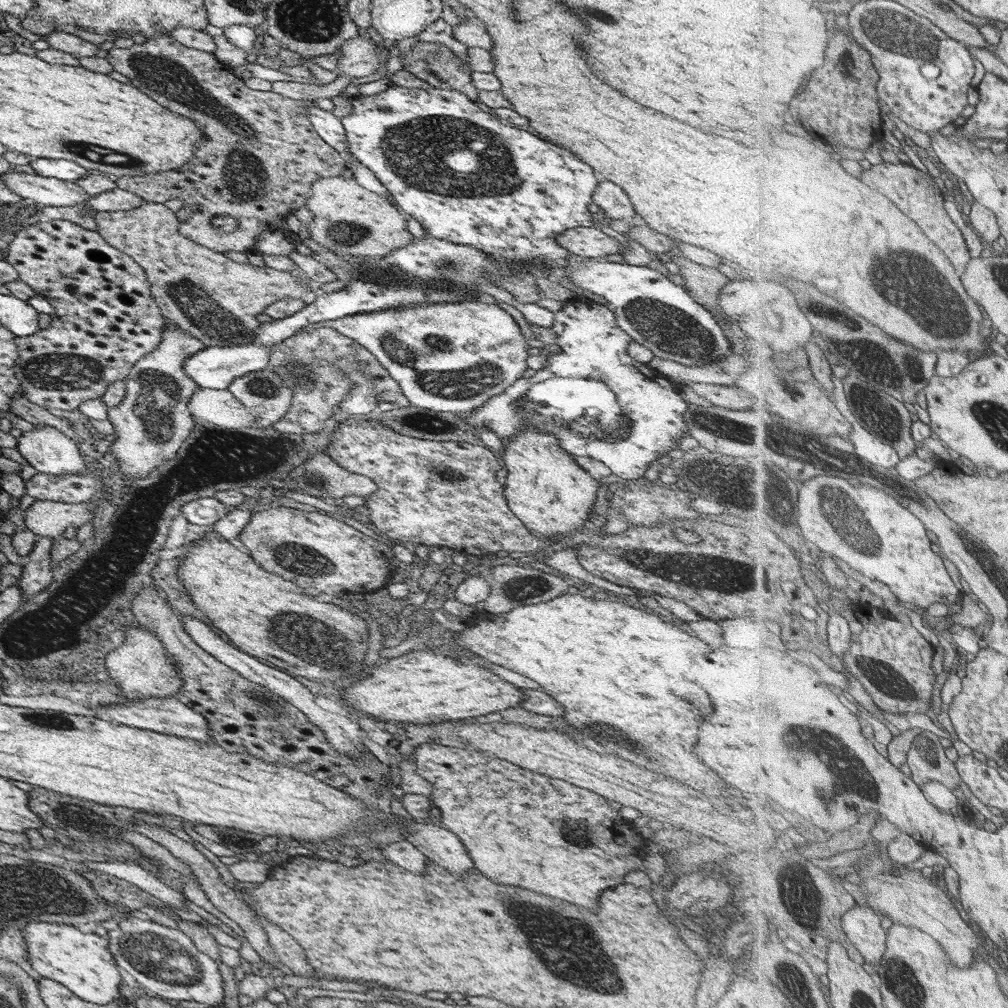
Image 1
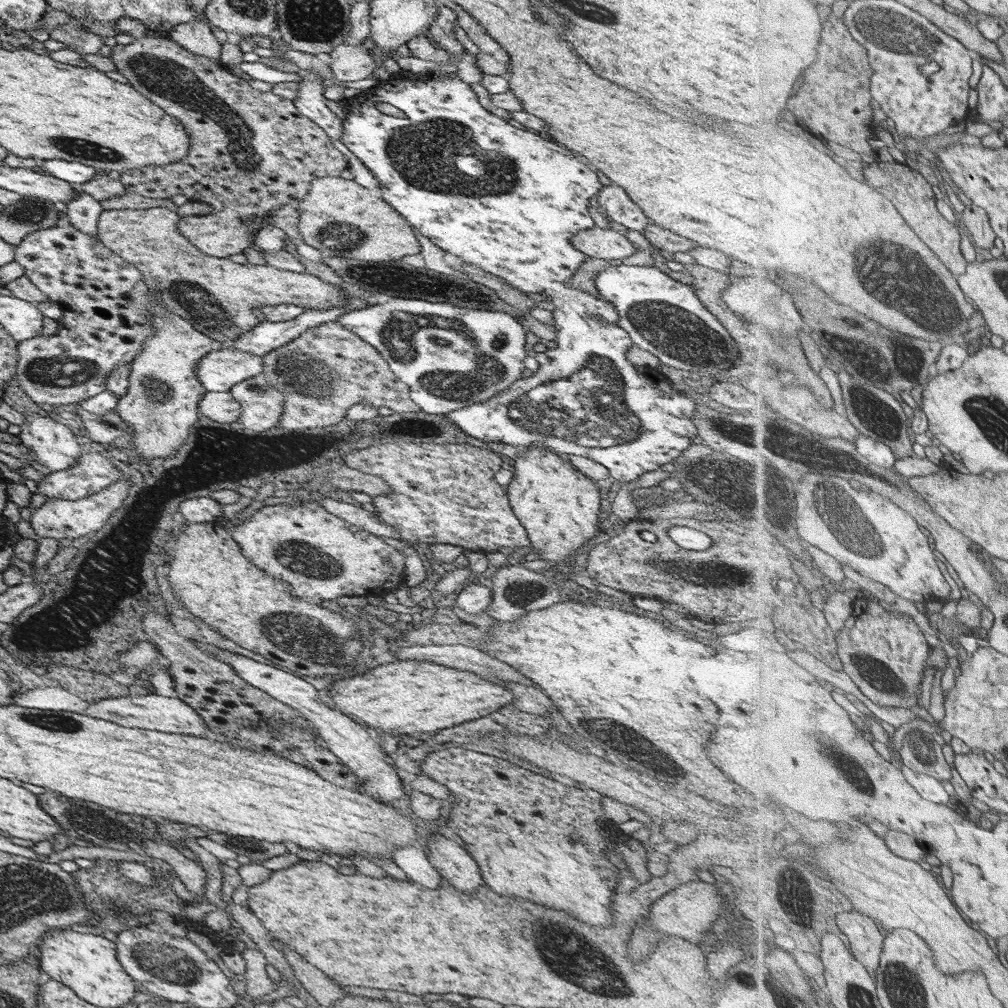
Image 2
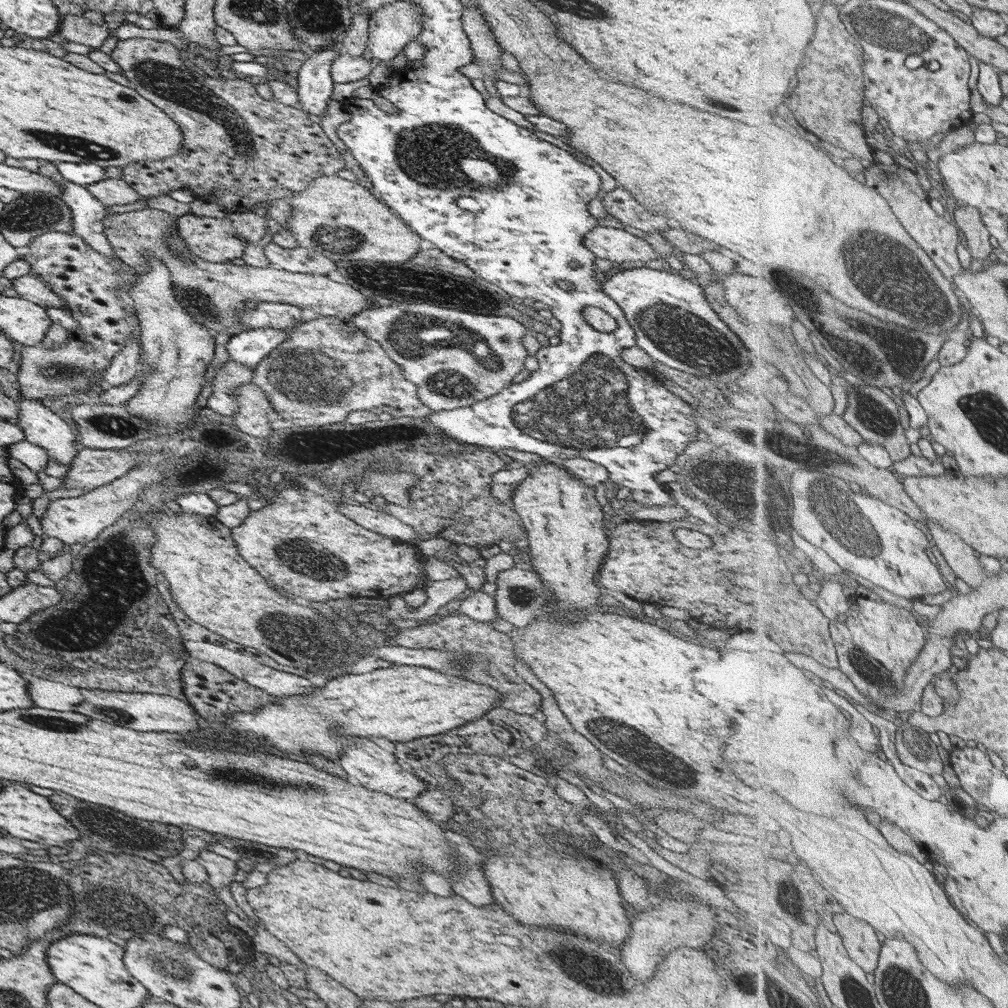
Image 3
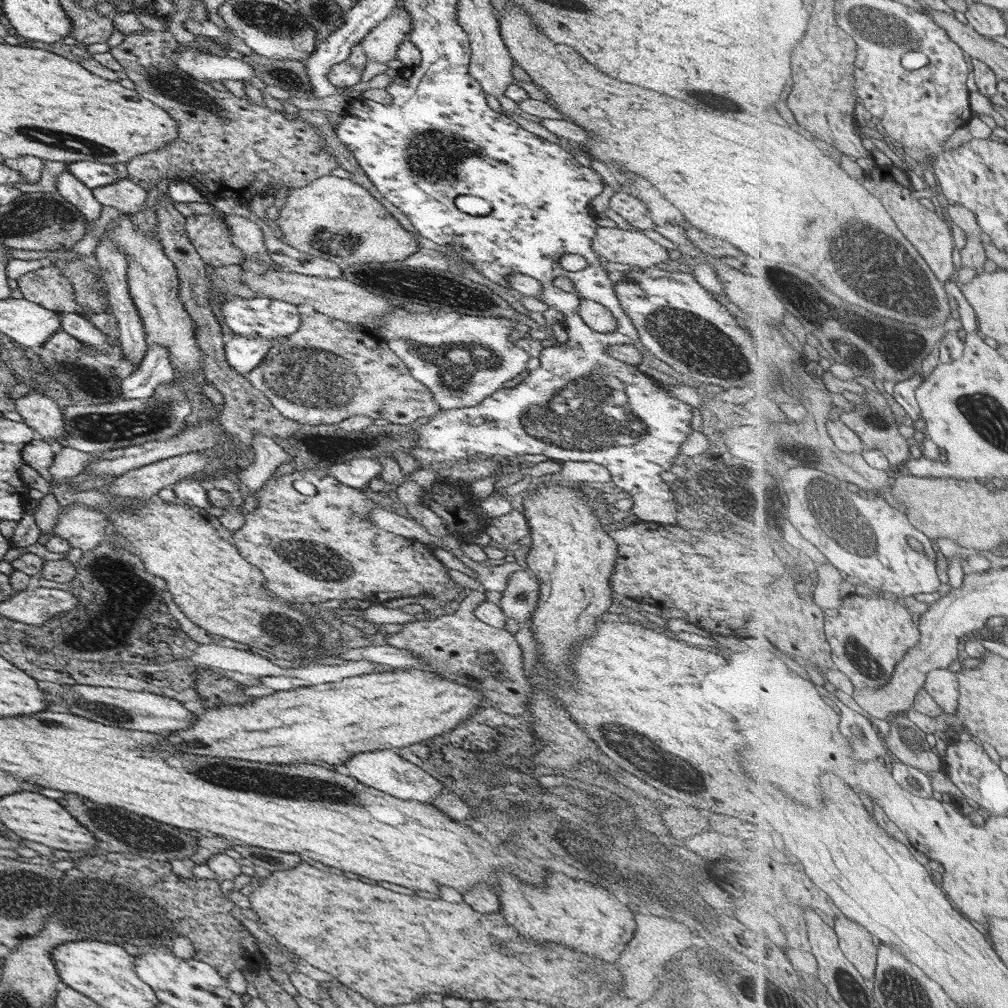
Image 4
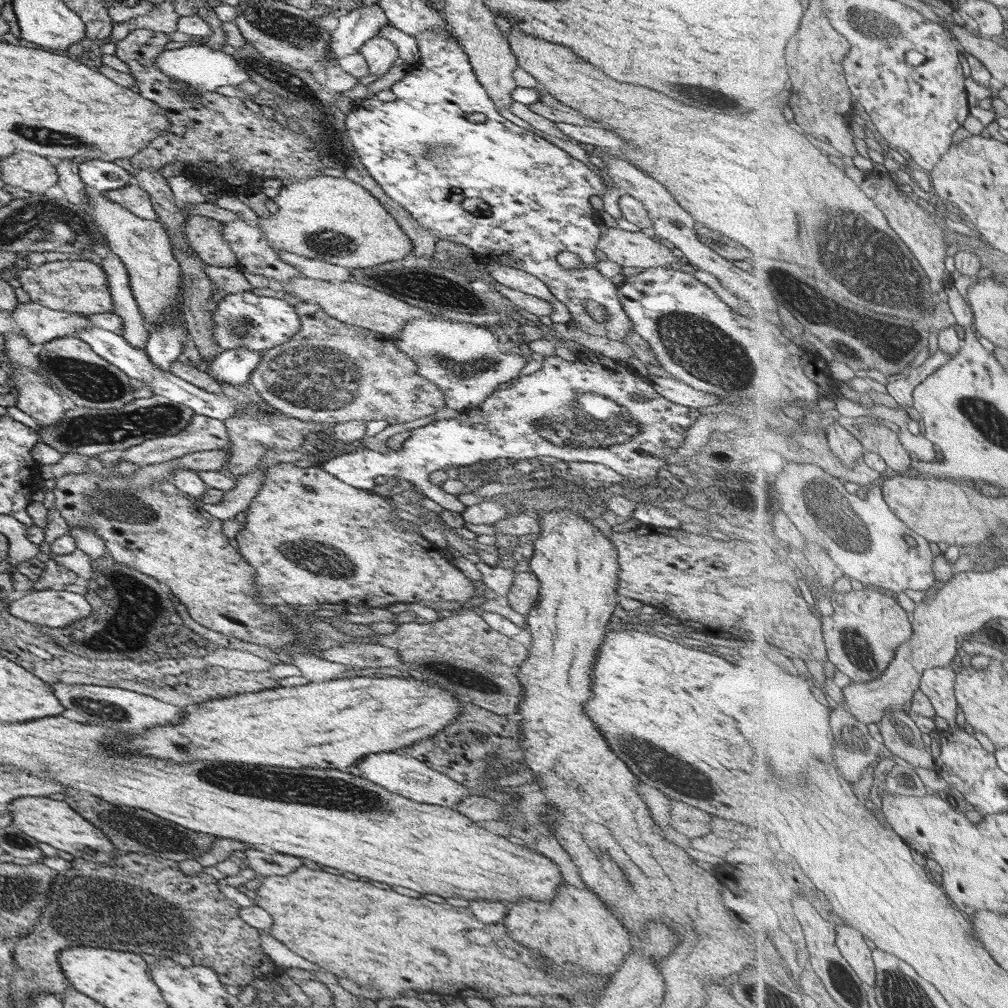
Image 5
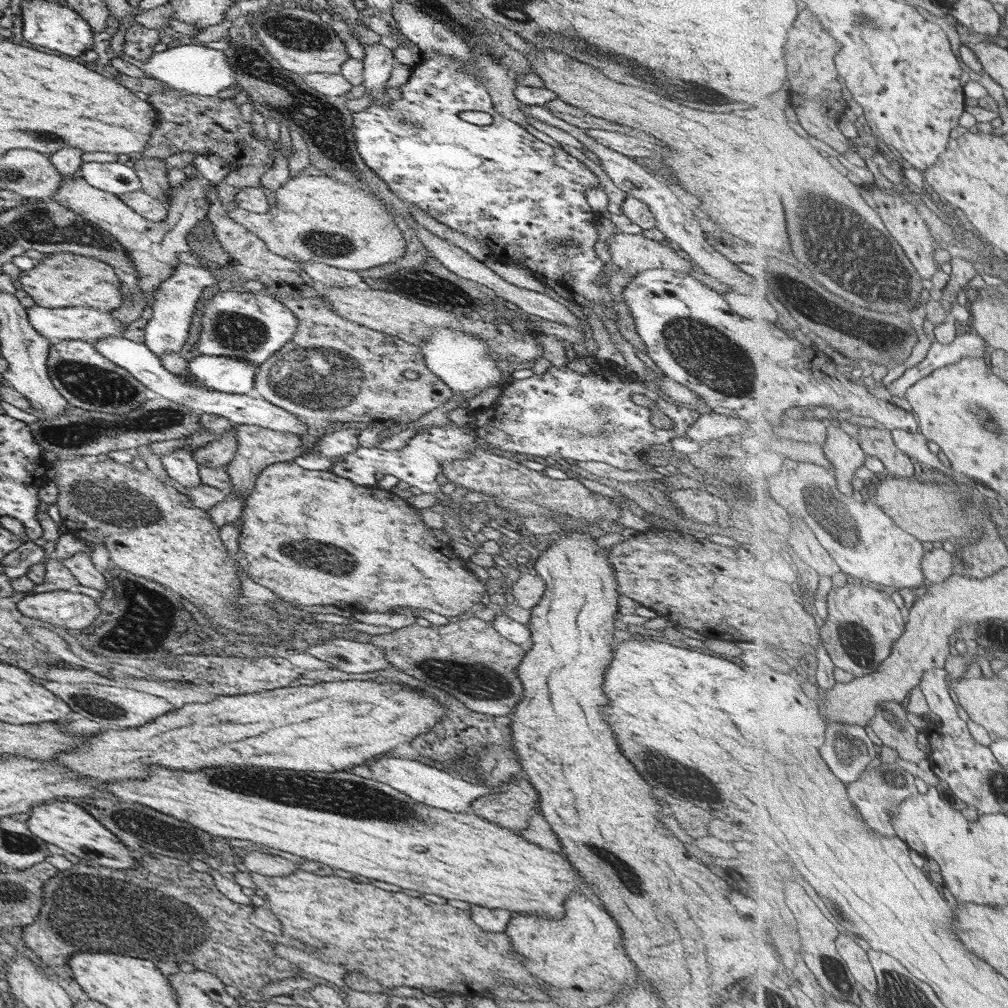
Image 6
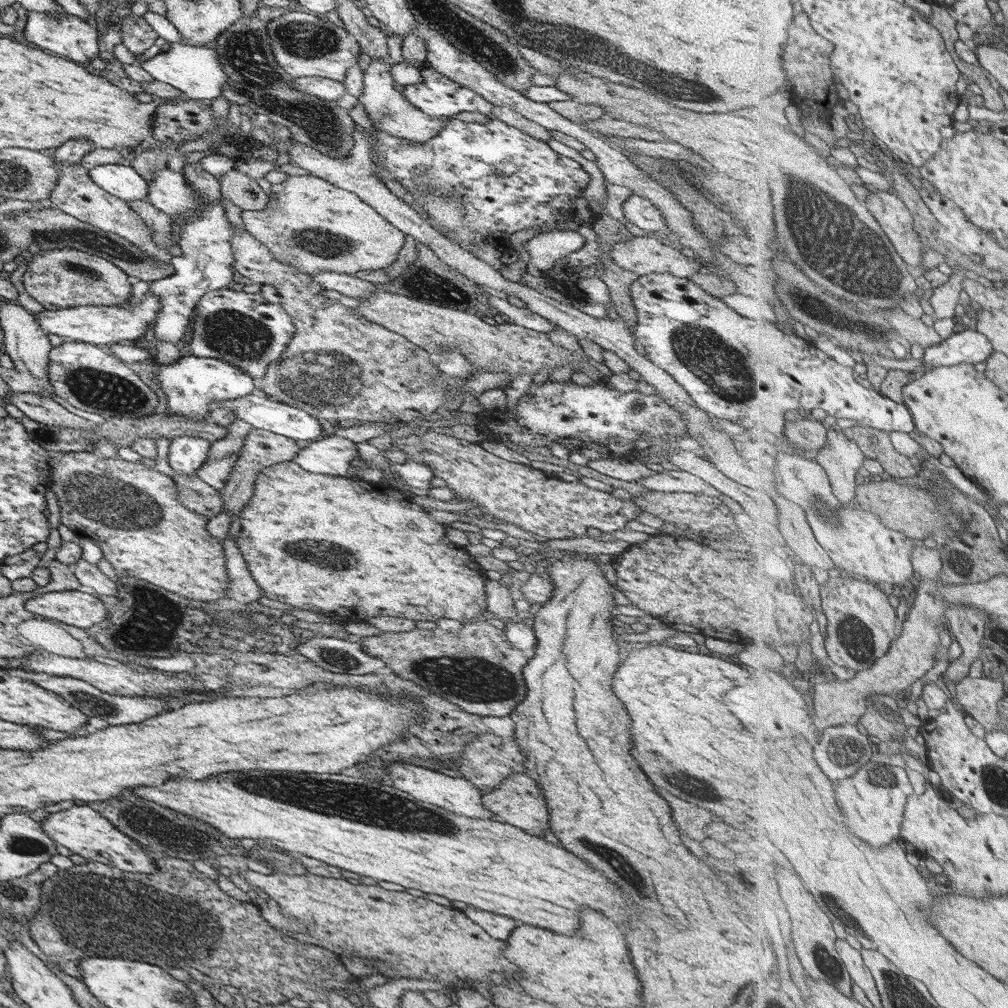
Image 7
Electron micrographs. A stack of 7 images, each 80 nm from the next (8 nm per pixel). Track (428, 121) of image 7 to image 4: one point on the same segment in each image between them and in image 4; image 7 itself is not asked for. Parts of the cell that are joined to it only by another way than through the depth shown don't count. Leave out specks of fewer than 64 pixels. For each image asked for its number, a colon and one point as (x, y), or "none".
4: (380, 45)
5: (379, 54)
6: (377, 63)

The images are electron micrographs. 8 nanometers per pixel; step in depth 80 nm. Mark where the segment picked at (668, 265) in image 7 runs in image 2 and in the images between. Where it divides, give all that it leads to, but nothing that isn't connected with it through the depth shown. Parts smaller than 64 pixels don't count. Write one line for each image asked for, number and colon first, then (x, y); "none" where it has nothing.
2: (594, 242)
3: (615, 245)
4: (628, 247)
5: (634, 249)
6: (634, 252)

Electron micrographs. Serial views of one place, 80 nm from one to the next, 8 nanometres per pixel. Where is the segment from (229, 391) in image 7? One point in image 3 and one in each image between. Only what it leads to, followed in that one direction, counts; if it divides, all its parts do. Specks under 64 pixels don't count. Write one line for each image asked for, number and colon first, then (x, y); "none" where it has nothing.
3: (248, 347)
4: (242, 354)
5: (233, 366)
6: (230, 375)

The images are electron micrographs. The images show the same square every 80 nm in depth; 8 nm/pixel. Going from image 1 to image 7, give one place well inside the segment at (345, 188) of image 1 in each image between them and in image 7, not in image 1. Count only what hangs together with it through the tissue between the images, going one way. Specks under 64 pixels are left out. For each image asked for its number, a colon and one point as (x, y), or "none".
2: (337, 216)
3: (335, 217)
4: (337, 219)
5: (333, 219)
6: (315, 218)
7: (307, 223)

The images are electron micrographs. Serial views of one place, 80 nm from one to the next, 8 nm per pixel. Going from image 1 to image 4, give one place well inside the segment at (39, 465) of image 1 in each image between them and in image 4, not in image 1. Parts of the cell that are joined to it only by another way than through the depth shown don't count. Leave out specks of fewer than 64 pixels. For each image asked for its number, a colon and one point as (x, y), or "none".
2: (53, 445)
3: (42, 427)
4: (39, 413)

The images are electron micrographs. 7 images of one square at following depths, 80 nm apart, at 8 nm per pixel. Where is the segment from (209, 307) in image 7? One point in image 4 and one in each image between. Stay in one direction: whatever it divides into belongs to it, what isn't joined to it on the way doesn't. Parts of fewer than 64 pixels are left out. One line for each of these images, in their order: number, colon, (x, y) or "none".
4: (255, 317)
5: (242, 319)
6: (252, 326)

